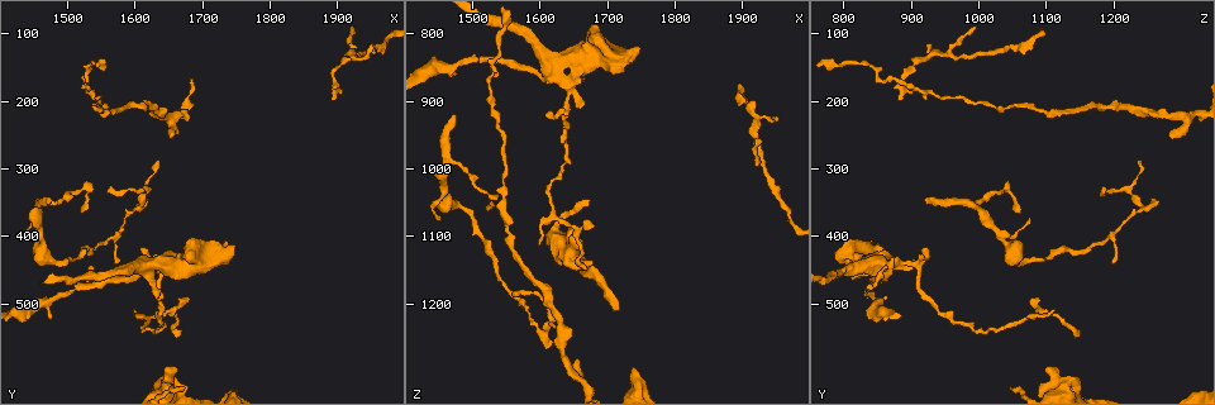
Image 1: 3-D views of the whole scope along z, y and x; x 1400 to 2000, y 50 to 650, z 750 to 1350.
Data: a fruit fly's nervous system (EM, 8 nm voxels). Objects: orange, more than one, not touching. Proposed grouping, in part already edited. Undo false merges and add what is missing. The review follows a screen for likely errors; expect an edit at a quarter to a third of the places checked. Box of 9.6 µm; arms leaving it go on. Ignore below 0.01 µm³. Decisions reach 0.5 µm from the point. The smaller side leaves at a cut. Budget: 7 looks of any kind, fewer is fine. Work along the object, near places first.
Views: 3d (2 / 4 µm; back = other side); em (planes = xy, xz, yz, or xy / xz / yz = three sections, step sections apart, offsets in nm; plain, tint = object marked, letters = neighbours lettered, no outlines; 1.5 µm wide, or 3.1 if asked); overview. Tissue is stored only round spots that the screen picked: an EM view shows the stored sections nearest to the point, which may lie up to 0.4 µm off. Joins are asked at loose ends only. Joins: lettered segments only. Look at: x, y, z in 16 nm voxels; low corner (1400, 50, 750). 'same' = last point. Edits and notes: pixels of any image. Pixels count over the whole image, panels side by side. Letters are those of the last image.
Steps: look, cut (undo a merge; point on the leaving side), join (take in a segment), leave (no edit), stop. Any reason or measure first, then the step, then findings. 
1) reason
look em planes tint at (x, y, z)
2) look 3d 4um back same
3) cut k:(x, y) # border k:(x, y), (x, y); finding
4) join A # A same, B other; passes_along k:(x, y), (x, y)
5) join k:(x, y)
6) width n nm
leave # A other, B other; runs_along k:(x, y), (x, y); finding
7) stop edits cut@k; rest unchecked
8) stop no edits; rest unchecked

tapers out
look em planes letters at (1635, 285, 1240)

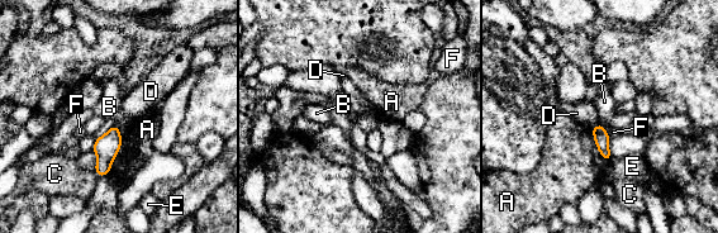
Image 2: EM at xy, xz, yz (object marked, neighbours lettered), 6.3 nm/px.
longest_contact A 240 nm
leave # A other, B other, C other, D other, E other, F other; border 2:(115, 124), (120, 136); no lettered segment goes on from it

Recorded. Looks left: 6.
branch stops here
look 3d 2um at (1925, 90, 995)

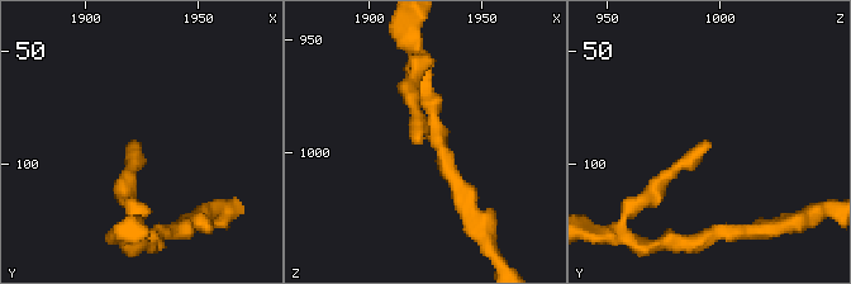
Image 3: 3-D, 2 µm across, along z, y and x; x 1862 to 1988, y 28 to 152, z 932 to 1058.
shape alone is not enough
look em planes plain at (1924, 90, 996)

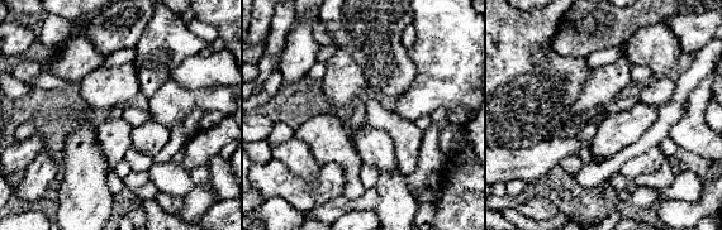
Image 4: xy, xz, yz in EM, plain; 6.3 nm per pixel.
see the neighbours
look em planes letters same

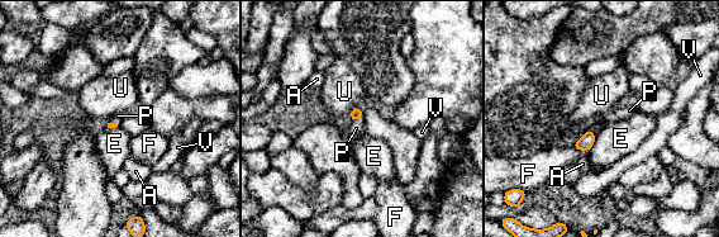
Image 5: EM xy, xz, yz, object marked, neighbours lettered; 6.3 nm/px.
join P # A other, E other, F other, P same, U other, V other; passes_along 5:(356, 114), (360, 118), (356, 128); the neuron continues

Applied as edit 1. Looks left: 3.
free end
look 3d 2um at (1475, 340, 925)

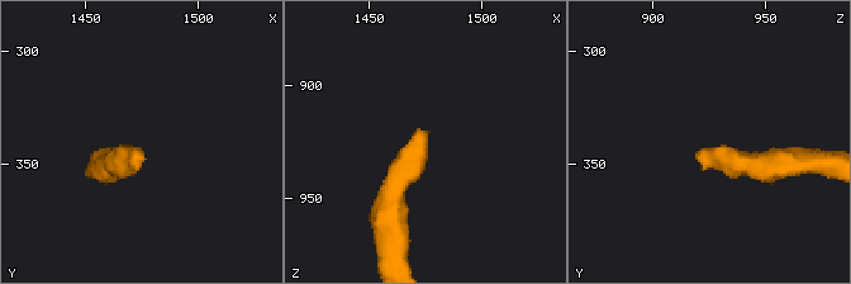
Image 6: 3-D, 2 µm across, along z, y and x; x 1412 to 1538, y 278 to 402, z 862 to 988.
look em yz step 4 tint at (1473, 346, 918)

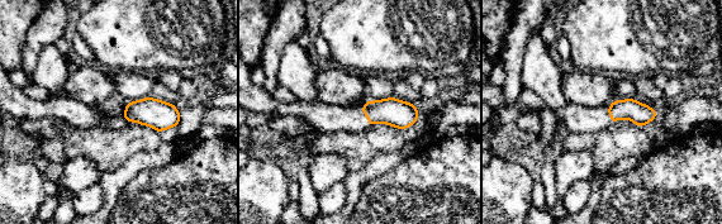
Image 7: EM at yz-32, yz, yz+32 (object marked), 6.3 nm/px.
look em planes letters same

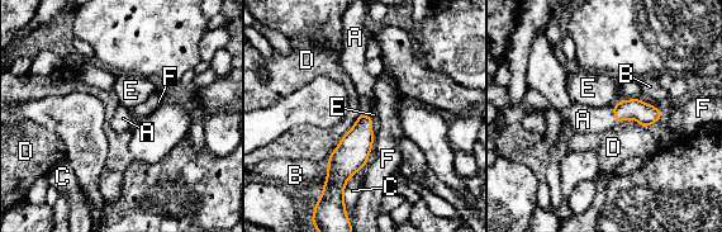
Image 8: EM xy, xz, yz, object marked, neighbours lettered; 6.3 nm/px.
join A # A same, B other, C other, D other, E other, F other; passes_along 8:(646, 114), (616, 116), (583, 119); it goes on there

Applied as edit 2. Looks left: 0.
stop edits join@5, join@8; rest unchecked

